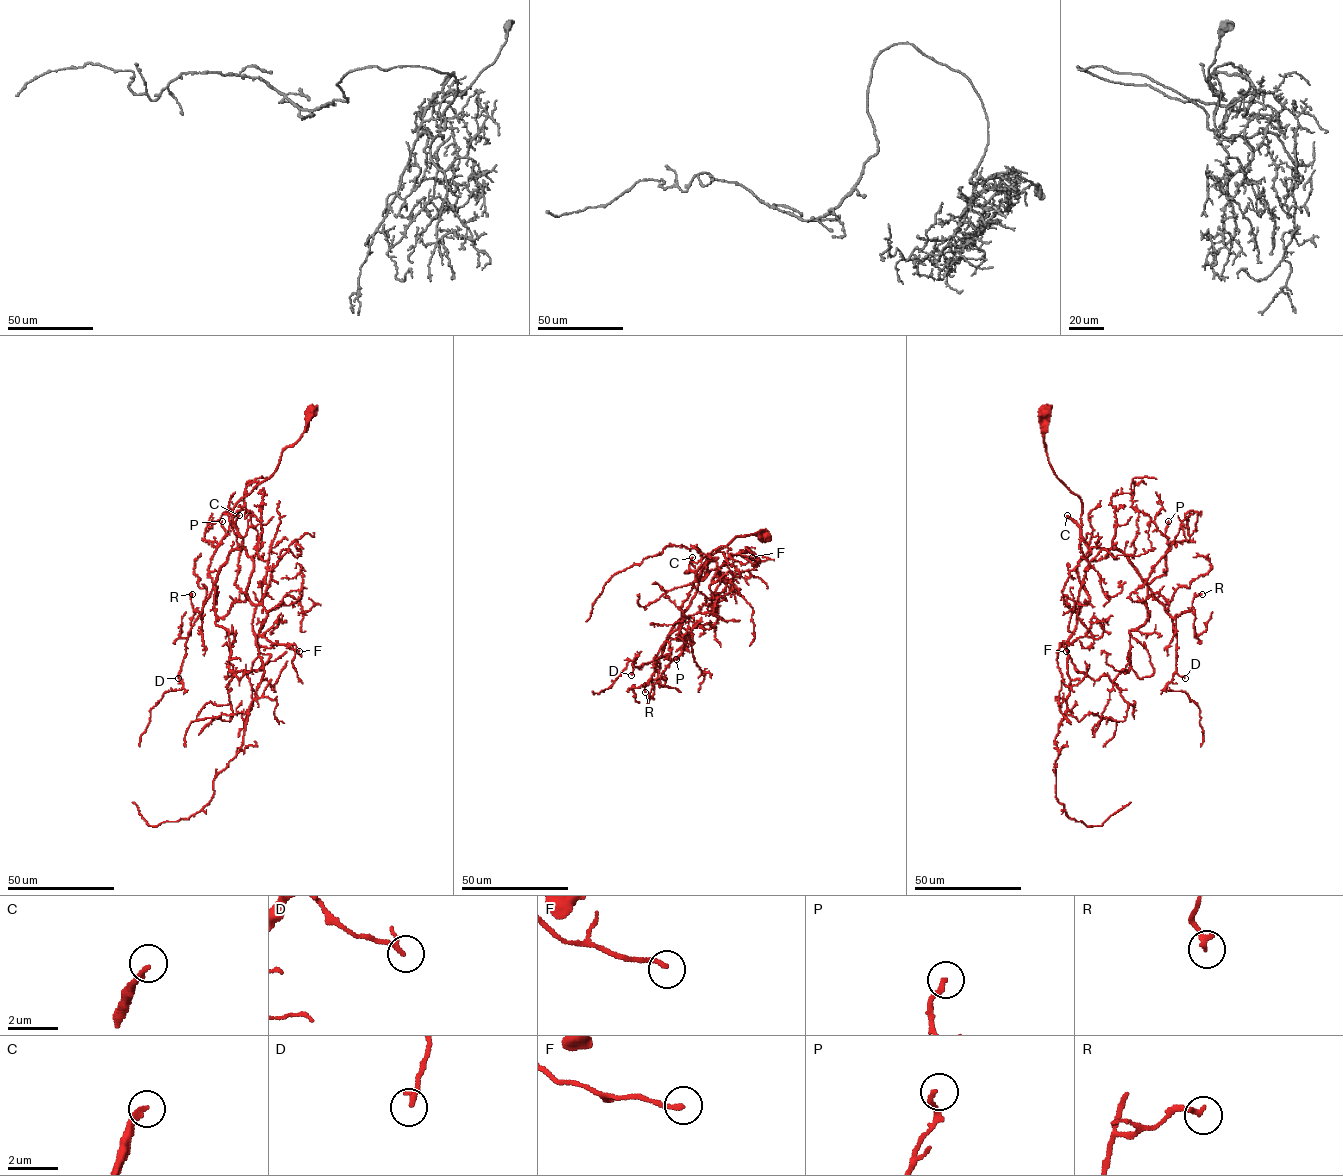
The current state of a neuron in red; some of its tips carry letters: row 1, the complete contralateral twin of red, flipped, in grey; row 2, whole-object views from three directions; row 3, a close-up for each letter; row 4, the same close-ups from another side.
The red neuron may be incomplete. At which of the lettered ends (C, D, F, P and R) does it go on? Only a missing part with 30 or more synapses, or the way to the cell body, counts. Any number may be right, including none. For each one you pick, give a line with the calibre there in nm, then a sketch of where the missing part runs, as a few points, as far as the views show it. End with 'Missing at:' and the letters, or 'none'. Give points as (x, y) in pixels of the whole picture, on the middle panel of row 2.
C: 240 nm thick
Missing at: C

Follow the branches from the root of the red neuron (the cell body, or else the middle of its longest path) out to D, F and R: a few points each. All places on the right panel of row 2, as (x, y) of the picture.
D: (1046, 410), (1046, 456), (1081, 500), (1081, 536), (1090, 548), (1118, 549), (1163, 605), (1185, 678)
F: (1046, 410), (1048, 459), (1081, 500), (1089, 550), (1078, 617), (1091, 635), (1066, 651)
R: (1046, 410), (1048, 459), (1081, 500), (1086, 543), (1118, 549), (1172, 617), (1194, 612), (1193, 598), (1202, 594)

